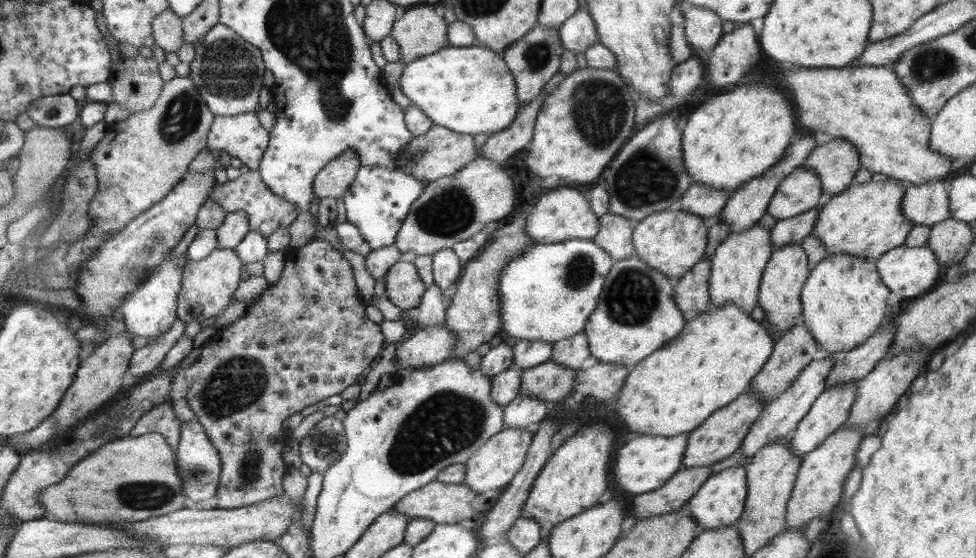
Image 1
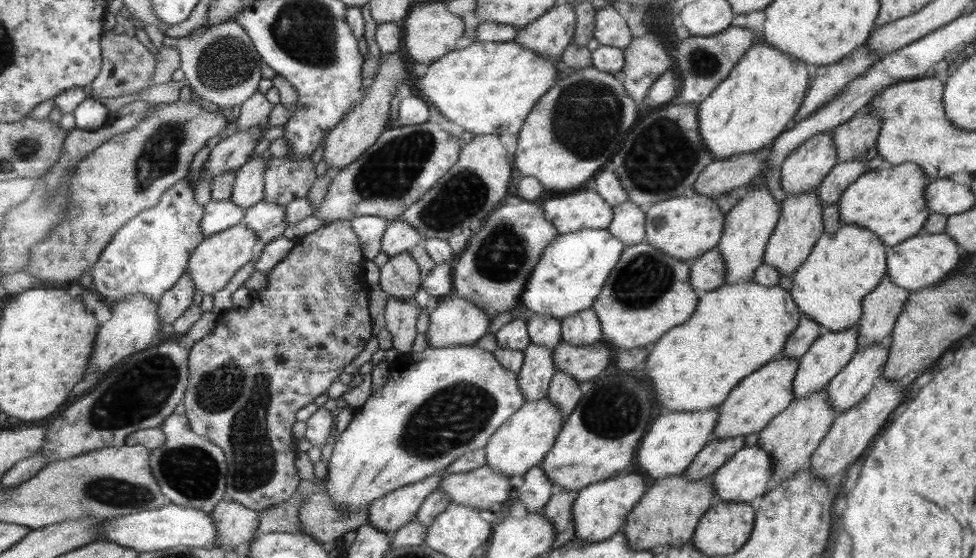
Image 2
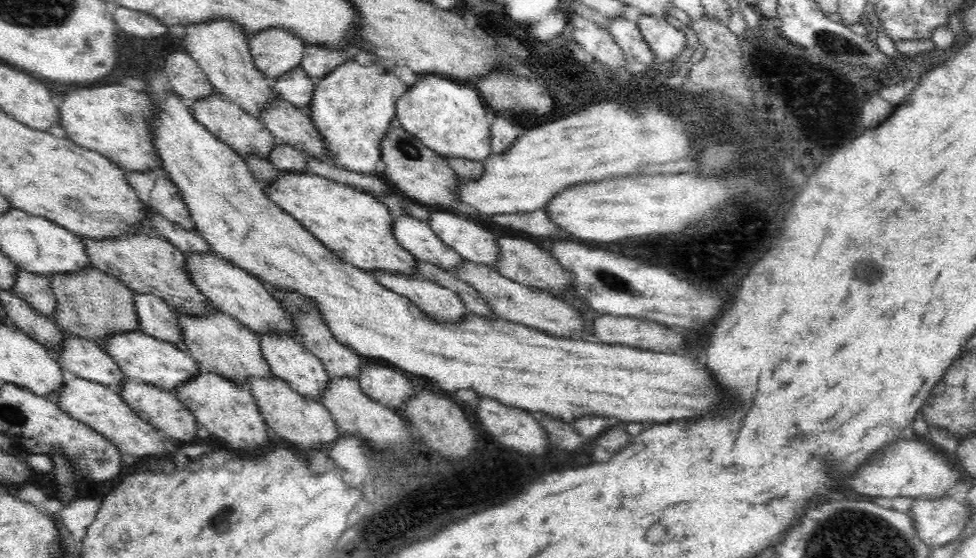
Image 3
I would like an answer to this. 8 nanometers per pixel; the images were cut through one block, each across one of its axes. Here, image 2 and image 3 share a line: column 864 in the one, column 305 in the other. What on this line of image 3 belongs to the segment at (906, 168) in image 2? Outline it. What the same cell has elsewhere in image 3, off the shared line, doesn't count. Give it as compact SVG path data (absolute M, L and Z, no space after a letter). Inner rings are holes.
M279 171L277 182L264 186L263 191L278 207L305 226L326 248L333 250L342 261L368 272L386 271L402 276L419 277L415 267L418 260L395 239L394 216L372 194L309 172L297 174L284 171Z

